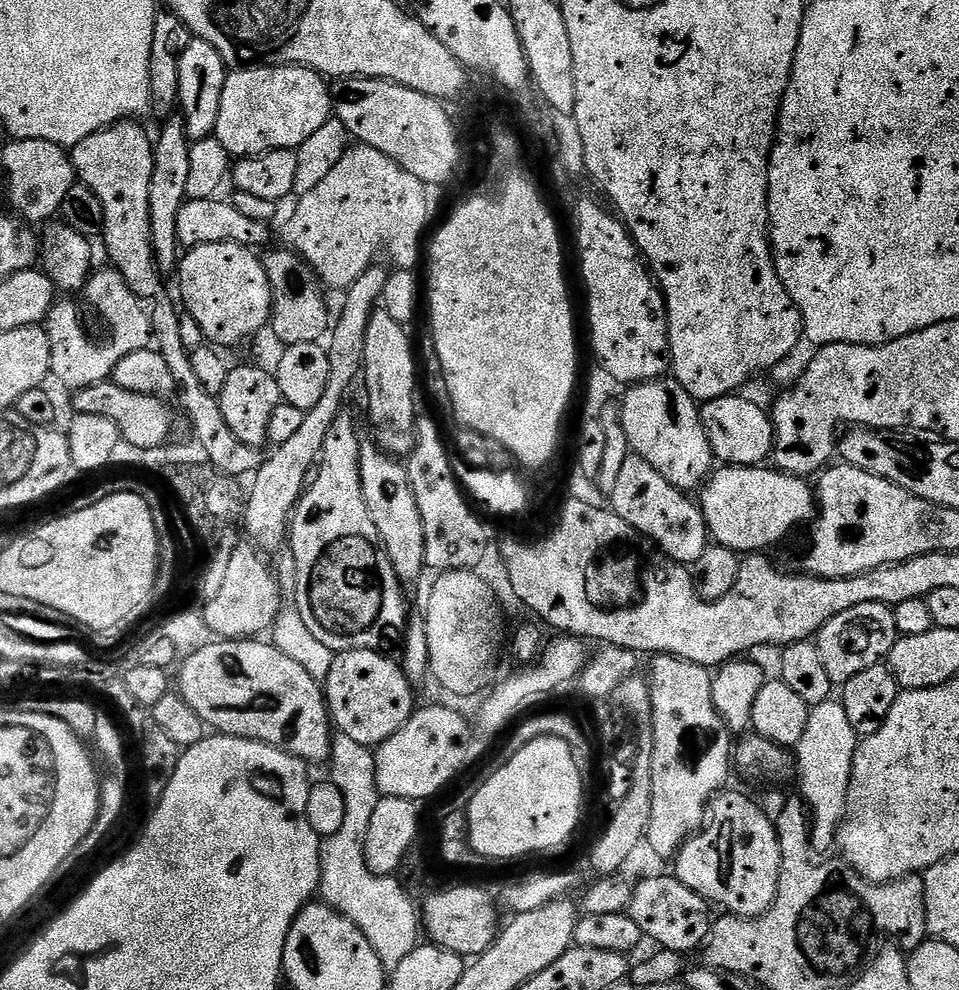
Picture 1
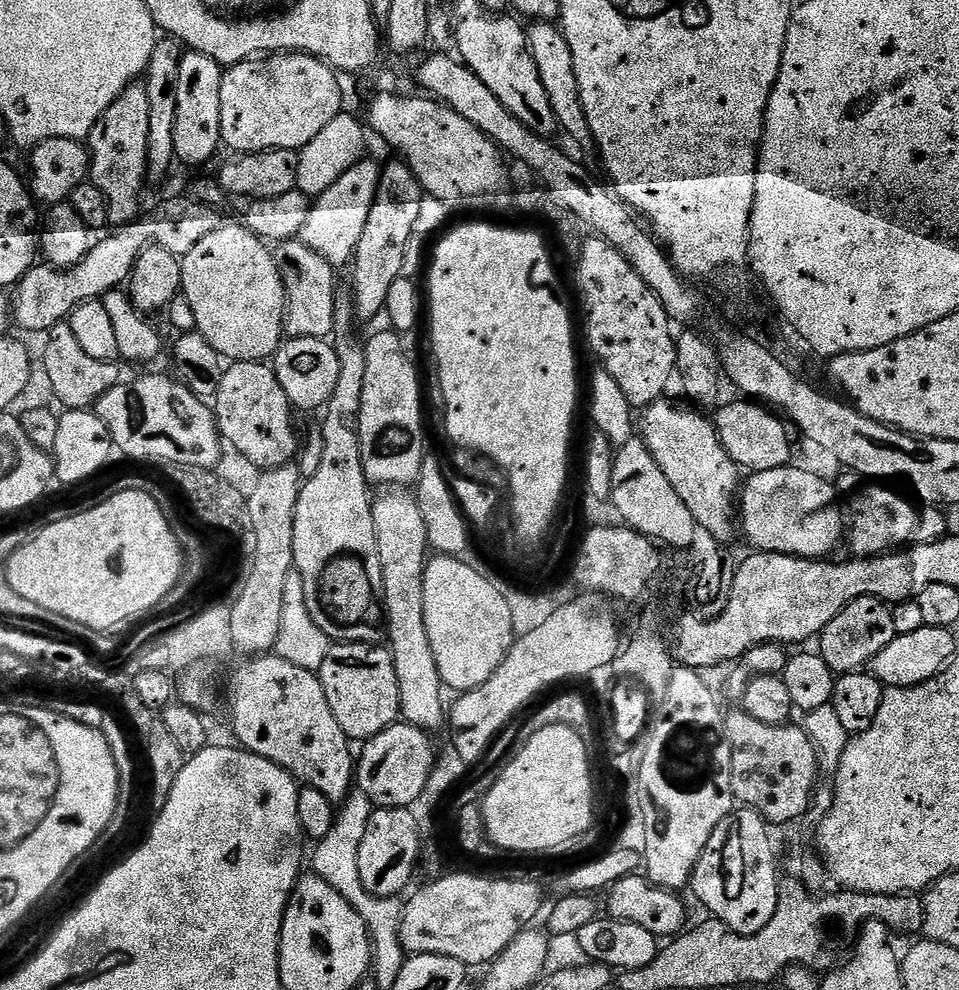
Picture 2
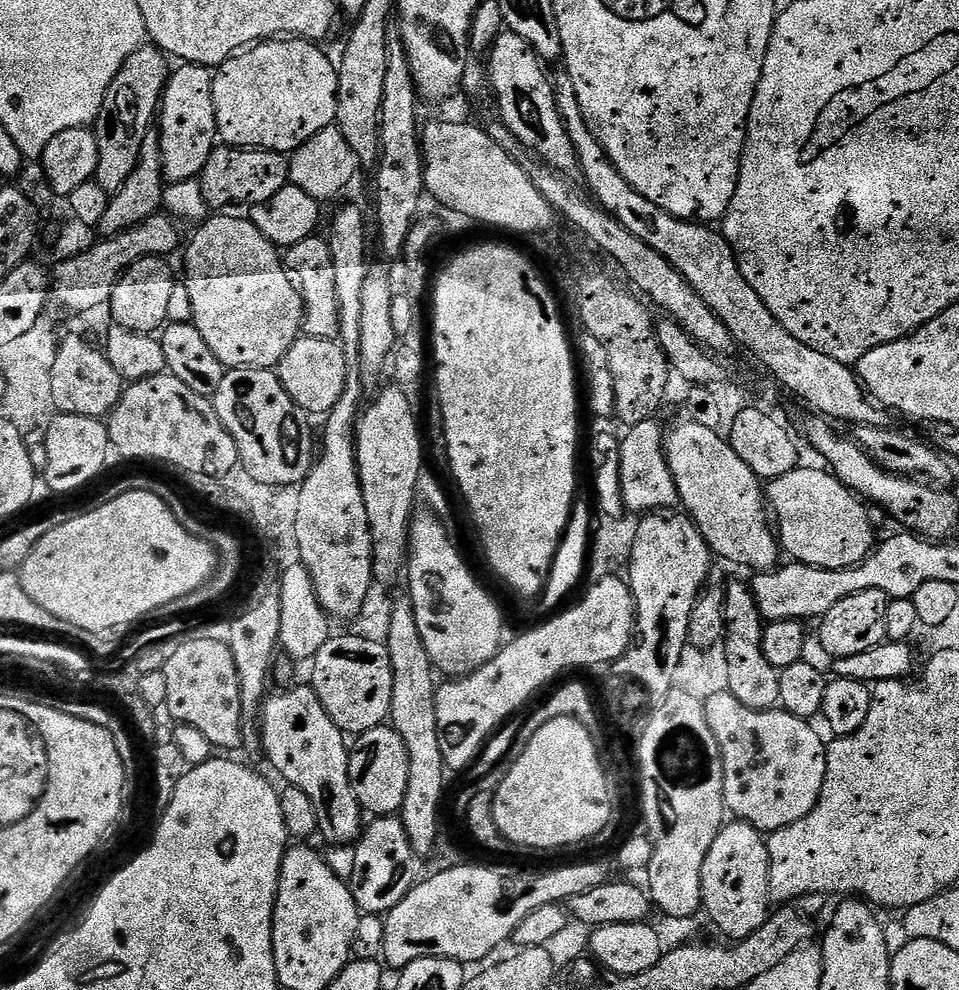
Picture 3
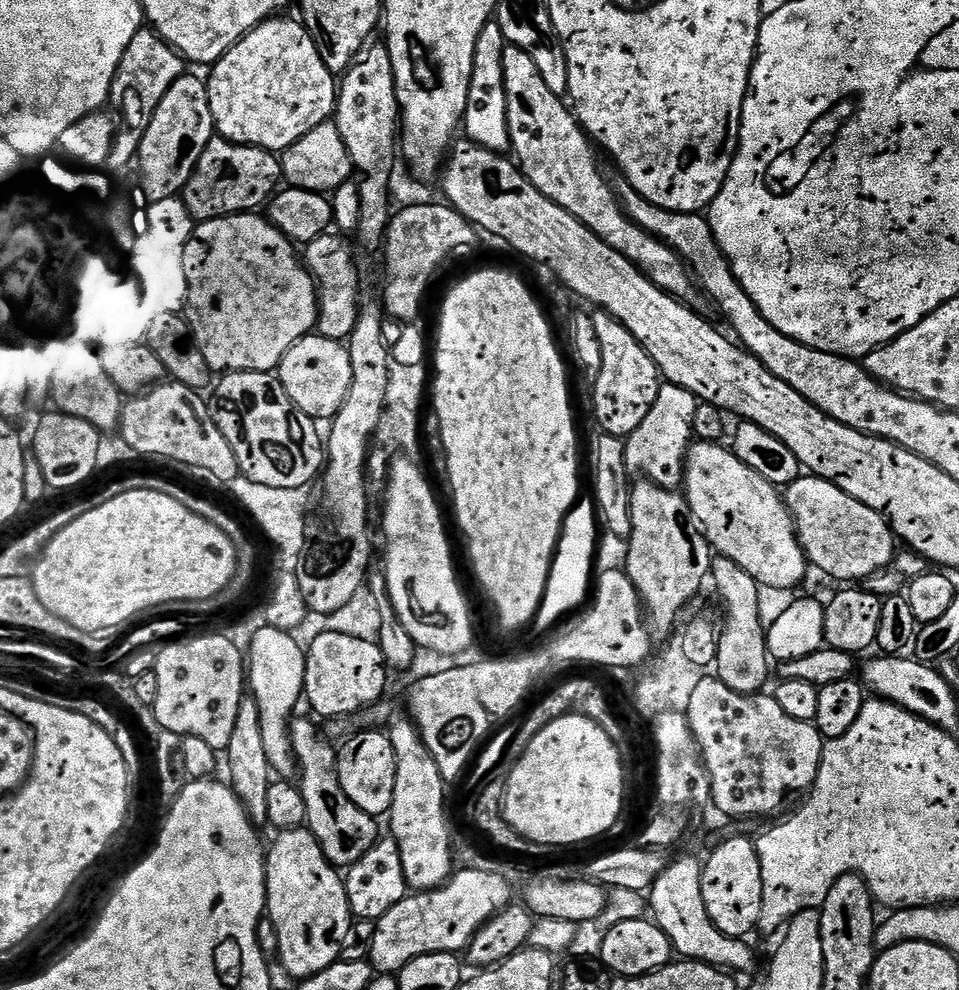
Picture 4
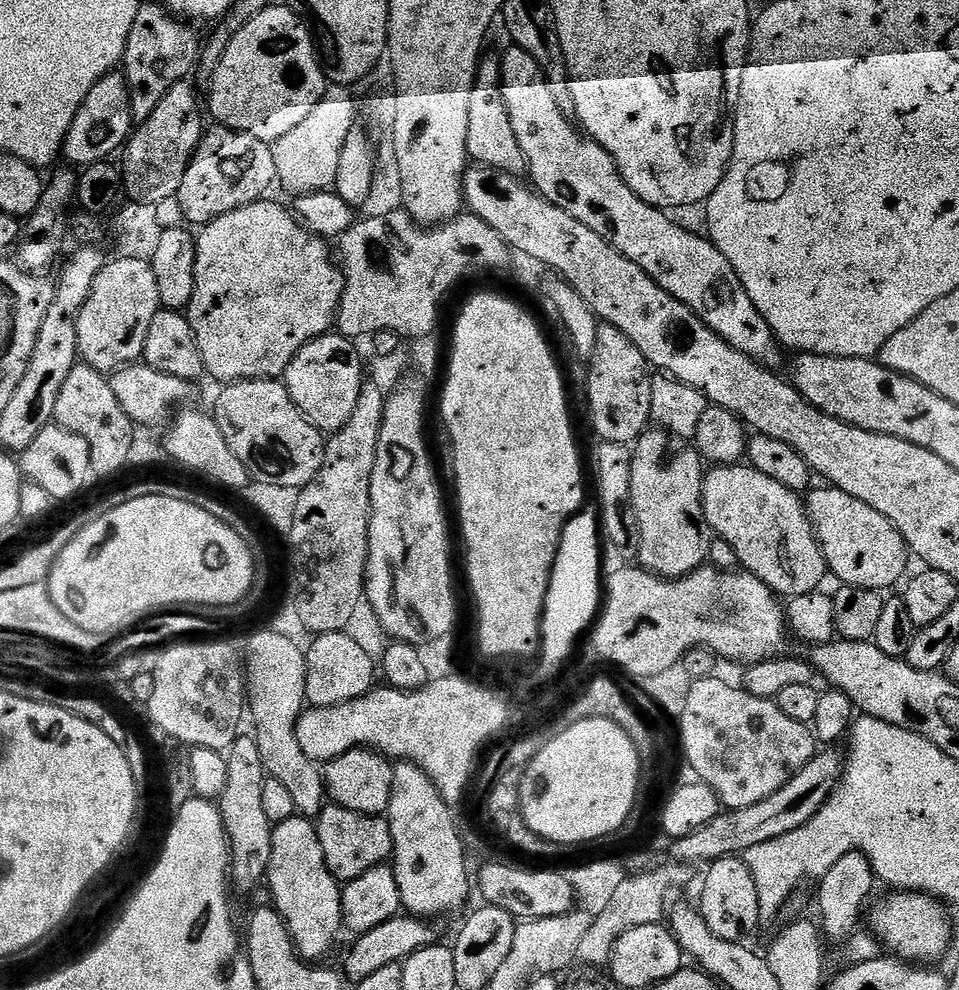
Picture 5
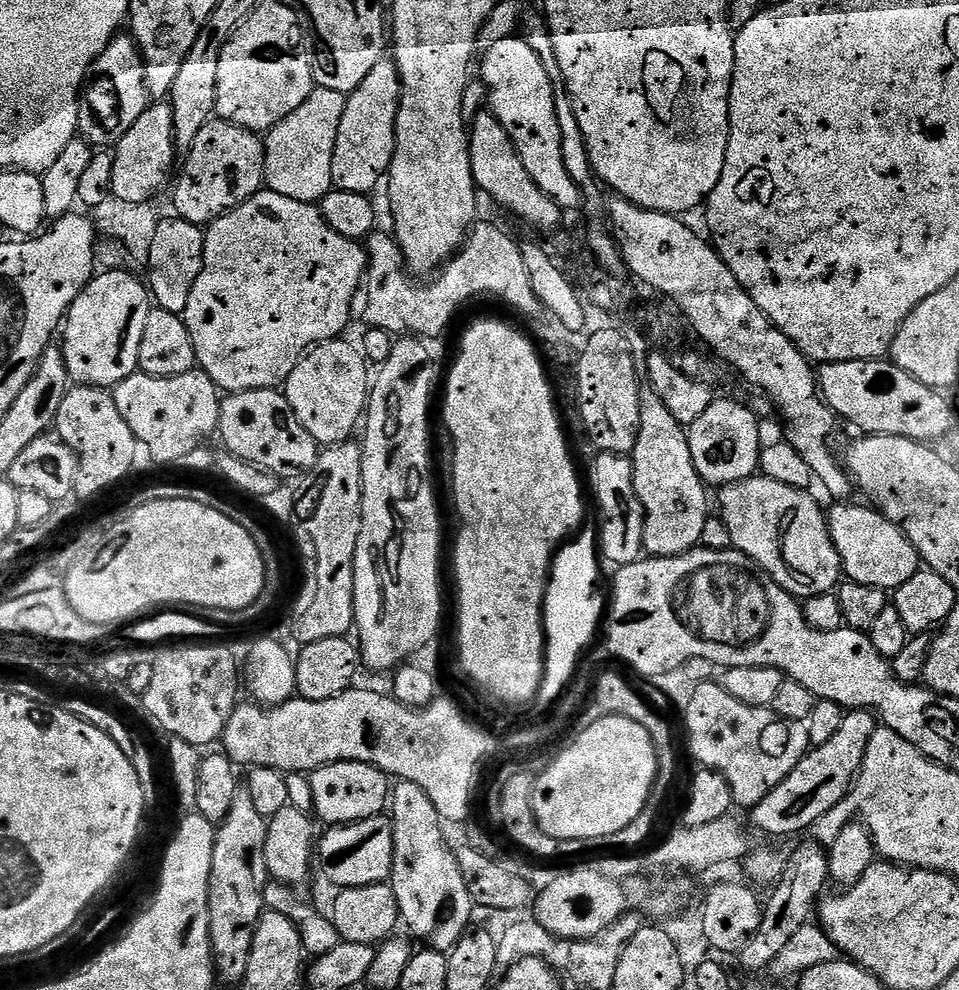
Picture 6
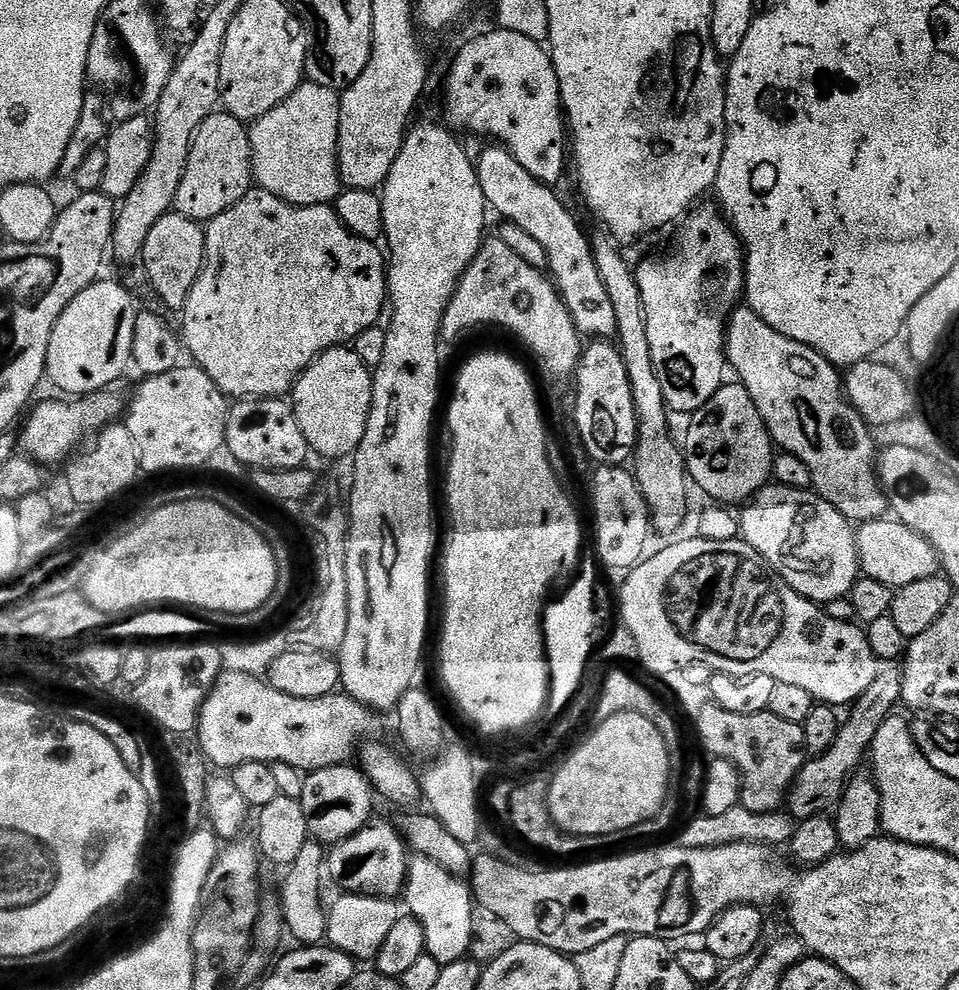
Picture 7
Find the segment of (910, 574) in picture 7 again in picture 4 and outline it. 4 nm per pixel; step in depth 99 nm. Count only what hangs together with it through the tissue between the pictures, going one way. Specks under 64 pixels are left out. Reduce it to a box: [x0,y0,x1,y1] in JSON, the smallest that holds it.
[786,474,898,582]

